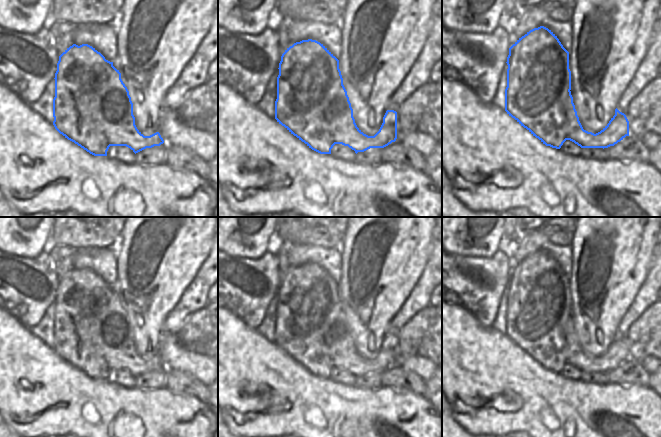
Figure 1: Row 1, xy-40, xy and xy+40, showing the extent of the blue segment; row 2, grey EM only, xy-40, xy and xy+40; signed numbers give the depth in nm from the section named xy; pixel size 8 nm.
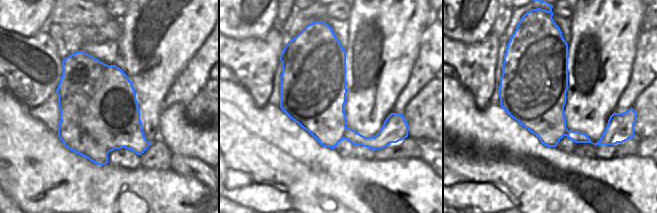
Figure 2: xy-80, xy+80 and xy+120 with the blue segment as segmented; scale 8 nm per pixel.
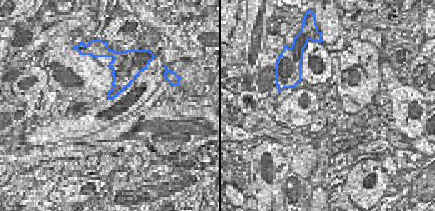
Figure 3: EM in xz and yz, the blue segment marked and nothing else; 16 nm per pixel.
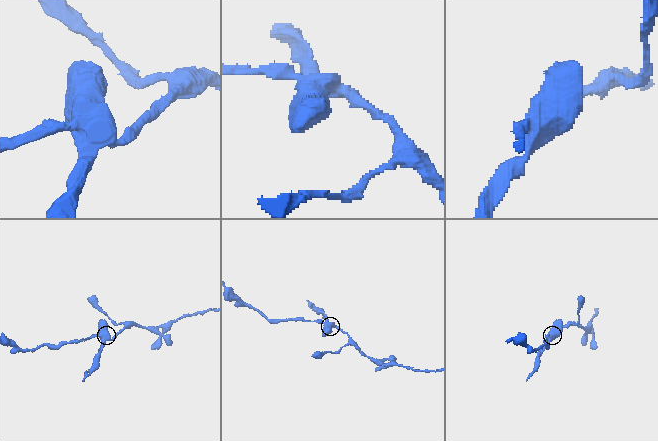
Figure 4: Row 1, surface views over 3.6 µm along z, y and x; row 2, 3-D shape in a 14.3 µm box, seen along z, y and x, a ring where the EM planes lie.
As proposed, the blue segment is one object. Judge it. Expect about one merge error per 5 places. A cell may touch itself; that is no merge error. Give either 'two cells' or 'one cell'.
two cells

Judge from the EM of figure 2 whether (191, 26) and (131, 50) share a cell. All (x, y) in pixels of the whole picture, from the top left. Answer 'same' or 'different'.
same

